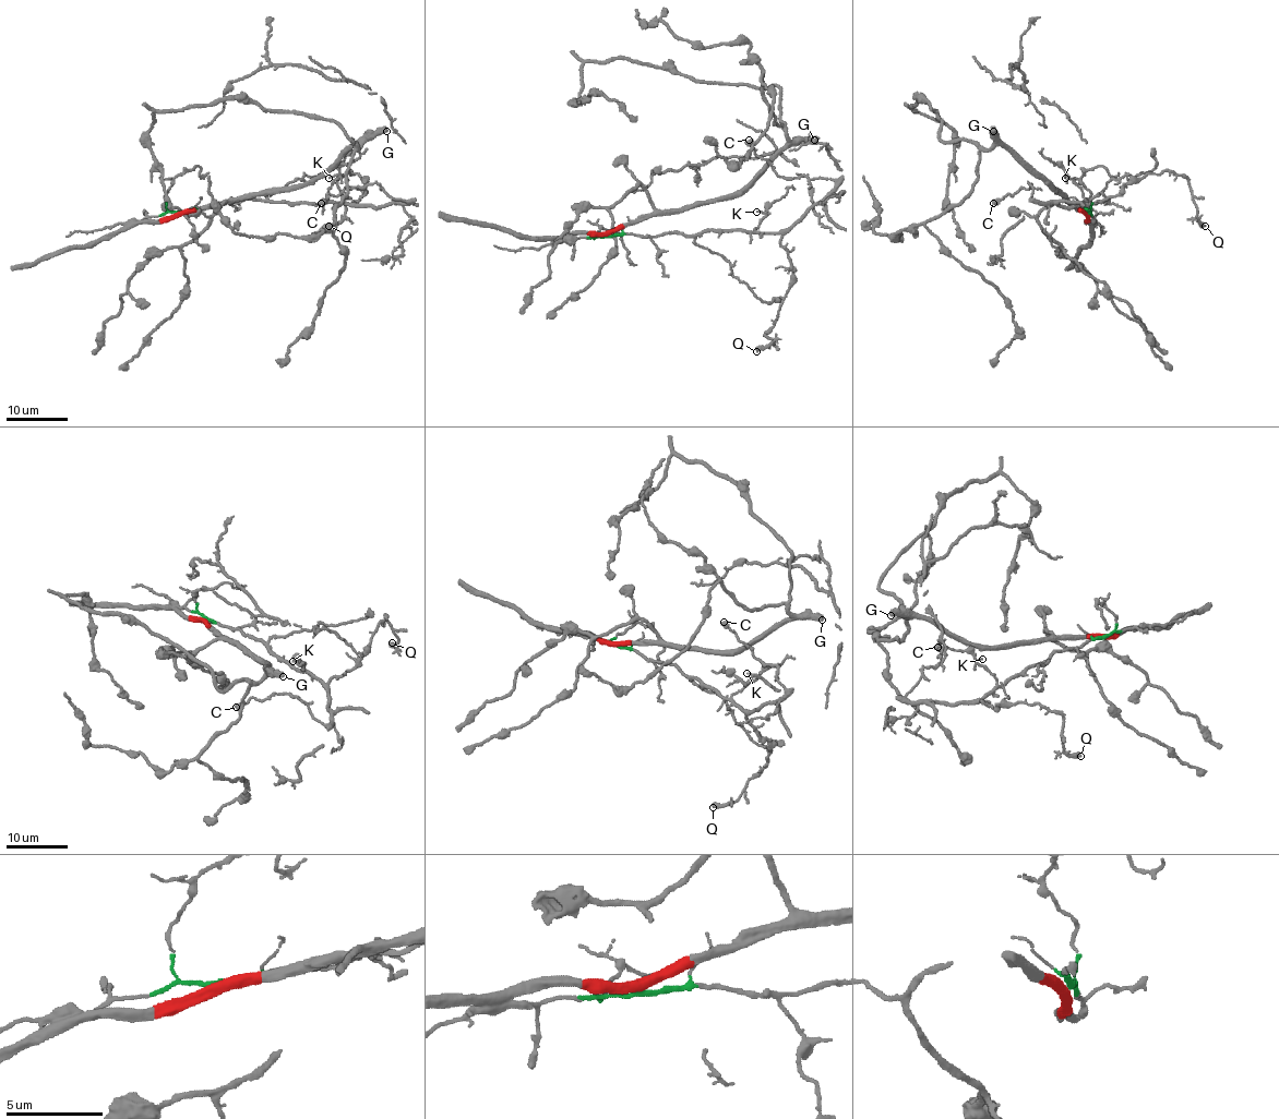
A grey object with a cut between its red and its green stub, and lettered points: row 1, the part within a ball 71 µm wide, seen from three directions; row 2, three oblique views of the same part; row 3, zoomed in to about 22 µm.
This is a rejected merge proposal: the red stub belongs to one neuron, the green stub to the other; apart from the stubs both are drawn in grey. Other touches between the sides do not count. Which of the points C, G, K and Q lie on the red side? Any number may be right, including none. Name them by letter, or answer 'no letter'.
G

